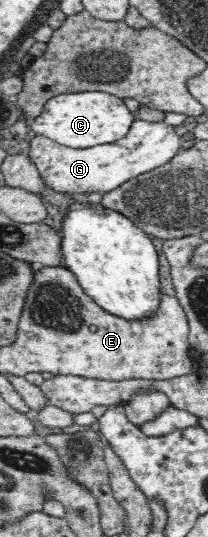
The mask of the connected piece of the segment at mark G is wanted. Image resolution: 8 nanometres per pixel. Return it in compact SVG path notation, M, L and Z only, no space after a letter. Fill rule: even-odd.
M165 113L162 121L133 121L129 132L121 140L91 148L63 146L46 136L37 134L29 142L29 156L53 192L61 194L105 194L120 187L125 181L151 172L168 162L182 148L182 141L175 127L186 119L185 115Z

